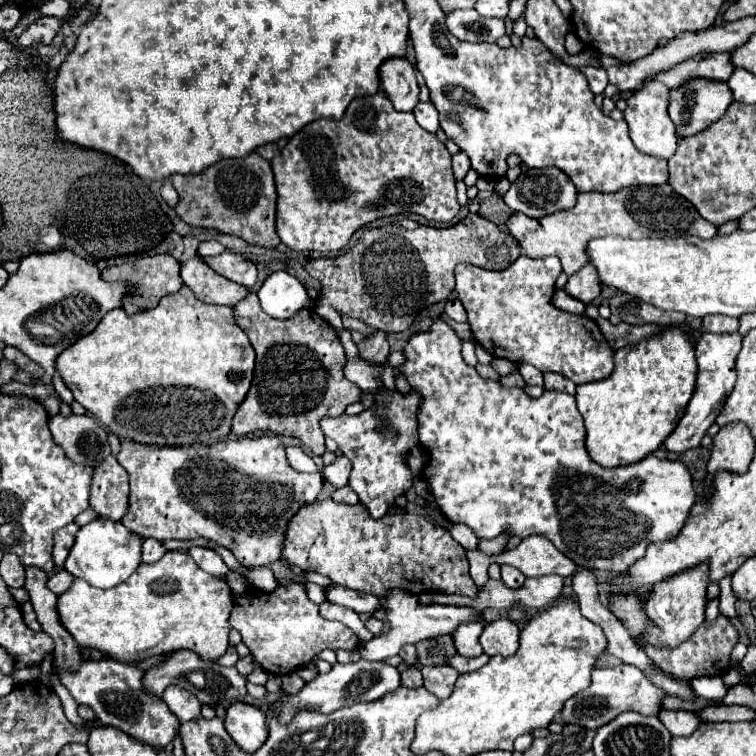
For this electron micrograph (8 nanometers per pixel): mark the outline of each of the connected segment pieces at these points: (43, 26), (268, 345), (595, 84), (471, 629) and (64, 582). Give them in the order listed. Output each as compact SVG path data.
M42 17L38 21L34 21L20 37L22 45L32 45L32 43L50 43L54 39L54 35L58 33L58 29L64 25L64 21L56 19L56 17Z
M252 291L232 309L236 323L246 331L256 351L252 387L232 419L232 433L244 437L254 431L272 431L296 437L314 455L324 455L324 435L318 427L320 417L342 415L362 395L362 389L344 375L346 351L336 329L310 309L298 311L292 319L274 319L262 311Z
M586 65L586 67L580 67L580 71L584 73L584 77L588 79L590 83L590 89L594 95L602 93L608 85L608 77L606 77L606 71L602 67L592 67L592 65Z
M482 613L474 621L460 623L460 627L456 627L456 631L452 631L456 653L460 653L464 657L478 657L478 655L482 655L482 647L478 643L478 637L480 637L484 625L486 623L482 621Z
M60 569L60 571L56 571L56 573L48 579L48 589L50 589L52 593L60 595L60 593L64 593L64 591L72 585L72 581L74 581L74 577L72 577L66 569Z

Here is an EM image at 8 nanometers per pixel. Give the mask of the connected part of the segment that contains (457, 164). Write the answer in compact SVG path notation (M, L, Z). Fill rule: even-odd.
M460 151L452 157L452 169L454 169L454 177L456 179L464 179L466 173L470 171L470 163L468 163L468 157Z

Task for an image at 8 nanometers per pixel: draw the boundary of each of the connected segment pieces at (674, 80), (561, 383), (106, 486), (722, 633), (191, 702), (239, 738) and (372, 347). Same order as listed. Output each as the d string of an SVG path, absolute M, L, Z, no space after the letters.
M708 53L708 55L698 55L668 73L660 73L656 79L660 79L664 85L672 89L672 87L682 87L688 79L728 81L732 71L734 69L730 65L730 53Z
M552 371L544 373L544 389L548 389L548 391L564 391L568 395L576 393L576 385L570 379L566 379L566 377L558 375L558 373L552 373Z
M116 457L104 459L94 467L90 485L90 509L102 519L120 521L128 509L128 473Z
M718 617L714 625L702 625L686 643L682 643L678 649L658 649L658 647L646 647L646 655L664 671L672 673L674 677L694 679L702 675L724 675L728 671L728 657L732 647L738 641L738 633L732 627L732 623L726 617Z
M168 687L164 691L164 703L168 705L168 709L182 721L192 721L200 717L200 701L196 699L196 695L180 689L180 687Z
M234 701L226 709L224 727L234 743L246 753L254 753L264 745L264 739L268 737L264 711L240 701Z
M384 331L372 333L358 347L360 347L362 359L368 361L370 365L380 365L388 357L388 341L386 341L386 333Z

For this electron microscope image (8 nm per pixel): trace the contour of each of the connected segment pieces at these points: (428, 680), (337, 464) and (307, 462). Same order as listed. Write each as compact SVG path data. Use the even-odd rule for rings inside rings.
M432 665L422 667L422 675L424 675L424 687L438 699L446 699L452 693L460 673L450 665Z
M340 455L340 457L336 457L336 461L332 465L324 467L324 477L338 489L348 483L350 469L352 469L352 463L348 463L348 457Z
M286 447L286 455L288 455L288 463L297 471L312 473L318 470L314 460L300 447Z

